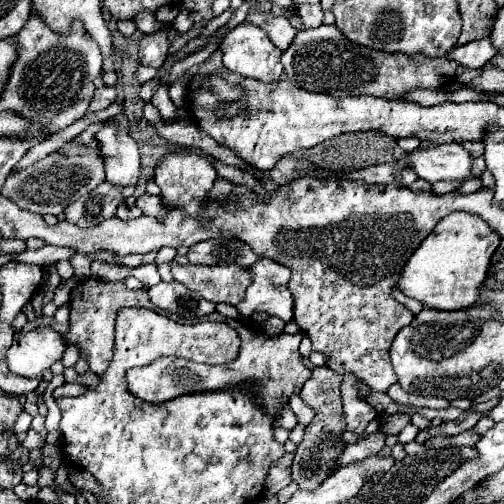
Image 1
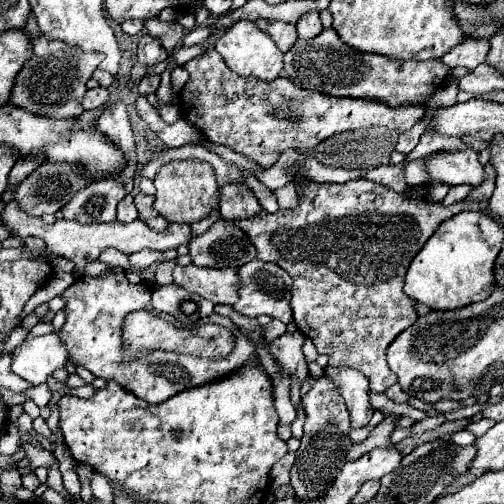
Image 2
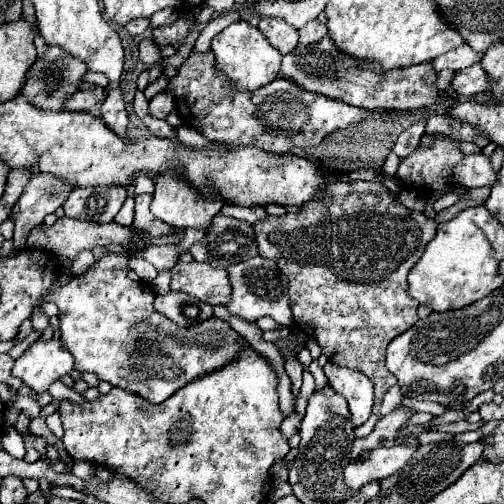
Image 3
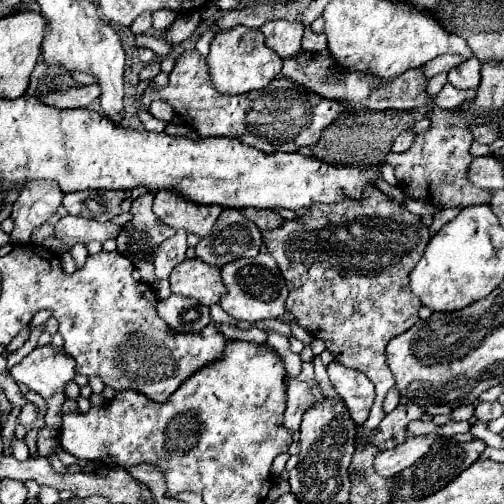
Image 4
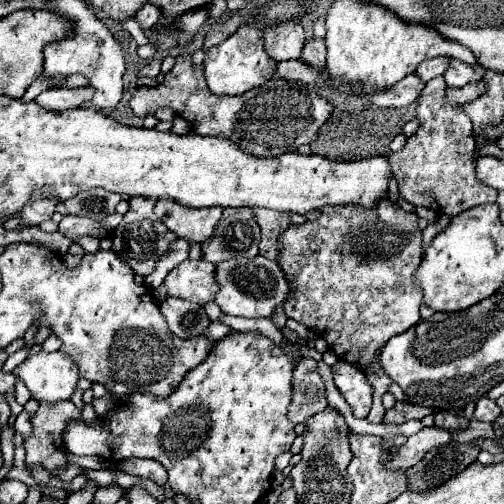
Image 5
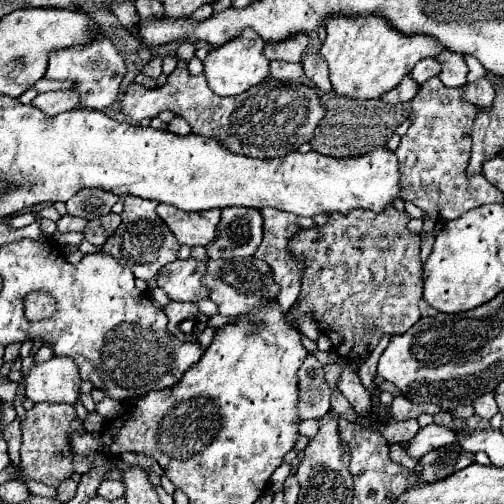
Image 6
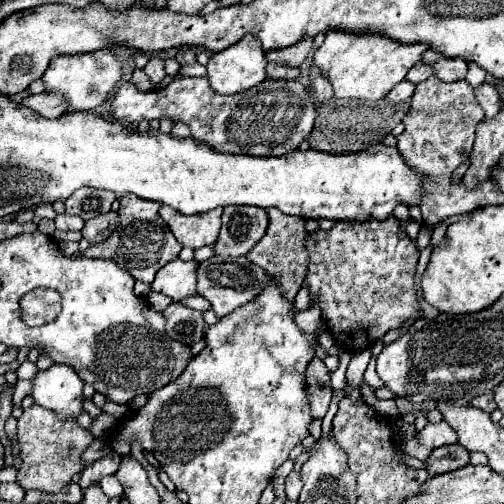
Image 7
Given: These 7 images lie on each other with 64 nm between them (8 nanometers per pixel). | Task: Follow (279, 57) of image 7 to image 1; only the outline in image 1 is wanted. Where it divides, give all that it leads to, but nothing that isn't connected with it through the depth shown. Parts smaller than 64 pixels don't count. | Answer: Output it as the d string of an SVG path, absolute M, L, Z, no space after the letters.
M250 12L246 16L248 22L252 22L254 26L262 28L268 32L270 40L280 48L288 48L290 42L294 40L294 36L298 34L298 30L290 24L290 20L286 16L274 16L270 12Z

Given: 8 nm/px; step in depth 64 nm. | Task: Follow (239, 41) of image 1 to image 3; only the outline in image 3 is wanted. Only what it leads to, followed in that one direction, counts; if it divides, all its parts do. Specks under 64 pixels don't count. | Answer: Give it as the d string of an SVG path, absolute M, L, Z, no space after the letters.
M234 22L228 28L224 28L218 36L212 40L212 52L216 56L216 70L226 76L226 80L238 90L238 92L250 92L258 90L280 74L280 62L282 54L270 46L270 42L262 36L262 32L246 22Z

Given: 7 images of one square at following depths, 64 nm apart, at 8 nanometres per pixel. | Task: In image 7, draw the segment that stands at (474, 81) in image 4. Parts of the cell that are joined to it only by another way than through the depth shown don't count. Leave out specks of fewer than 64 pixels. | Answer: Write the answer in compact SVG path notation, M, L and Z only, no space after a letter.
M426 50L422 54L422 62L430 64L434 70L434 76L438 76L442 82L454 82L454 80L464 80L468 72L468 64L460 58L444 58L438 52Z

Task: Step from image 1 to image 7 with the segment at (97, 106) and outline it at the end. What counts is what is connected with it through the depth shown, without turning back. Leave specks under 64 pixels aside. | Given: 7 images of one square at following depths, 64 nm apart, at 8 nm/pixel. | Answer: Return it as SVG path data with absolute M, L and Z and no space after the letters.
M34 94L34 96L24 98L20 104L34 110L34 112L38 112L44 118L58 118L58 116L62 116L66 112L64 104L60 104L60 100L56 100L56 96Z

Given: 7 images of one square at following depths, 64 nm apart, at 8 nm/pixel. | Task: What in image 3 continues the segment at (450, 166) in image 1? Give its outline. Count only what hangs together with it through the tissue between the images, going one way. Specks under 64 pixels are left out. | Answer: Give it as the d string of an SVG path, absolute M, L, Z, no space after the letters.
M484 154L466 156L464 164L460 164L460 168L452 172L452 176L456 176L456 180L460 180L460 184L464 184L466 188L492 188L496 184L496 170L492 168L490 158Z

